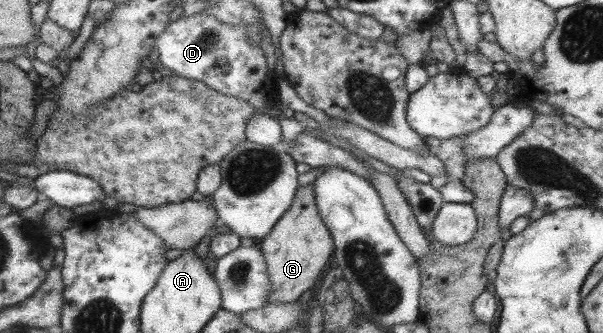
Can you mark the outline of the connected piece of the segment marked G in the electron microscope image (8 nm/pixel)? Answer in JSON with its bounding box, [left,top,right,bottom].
[257,186,333,303]

